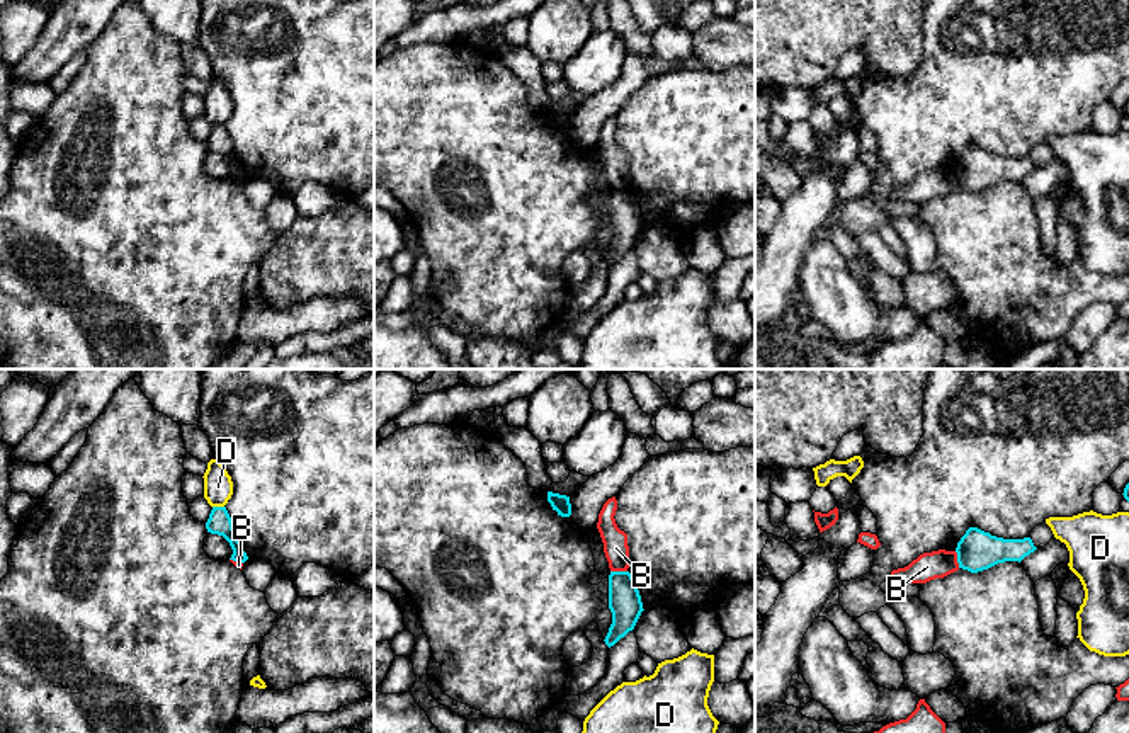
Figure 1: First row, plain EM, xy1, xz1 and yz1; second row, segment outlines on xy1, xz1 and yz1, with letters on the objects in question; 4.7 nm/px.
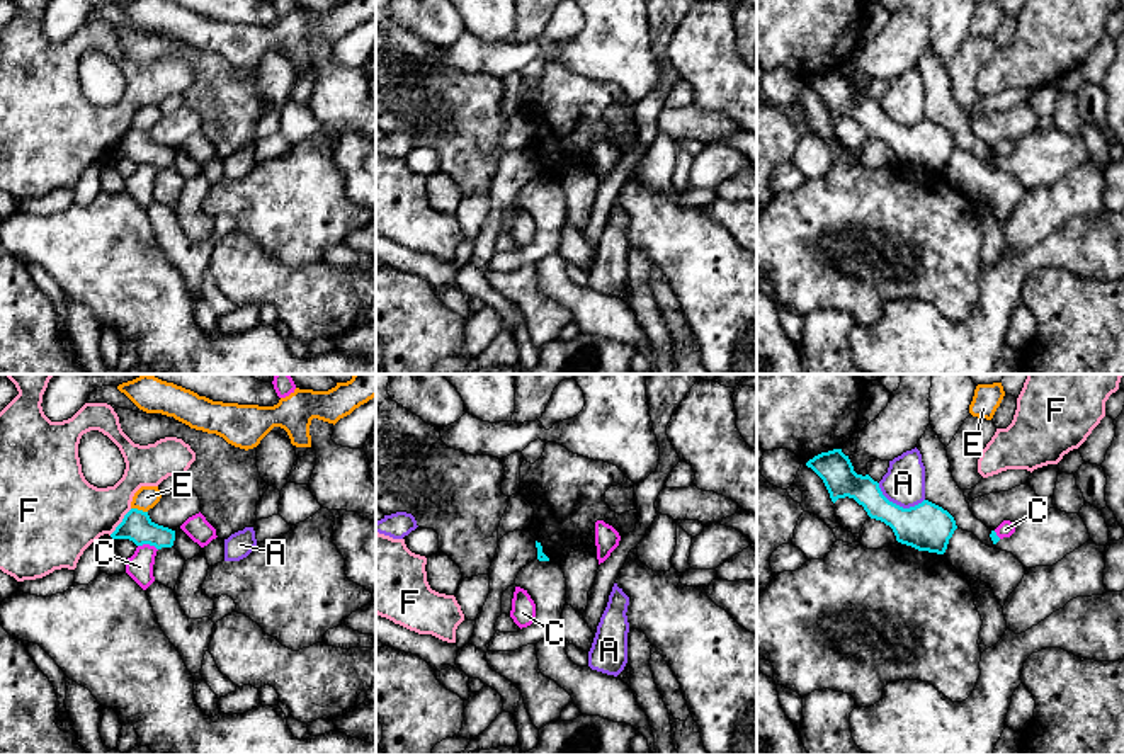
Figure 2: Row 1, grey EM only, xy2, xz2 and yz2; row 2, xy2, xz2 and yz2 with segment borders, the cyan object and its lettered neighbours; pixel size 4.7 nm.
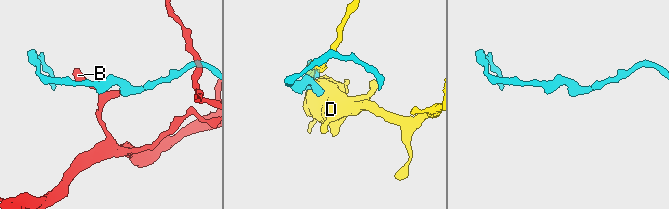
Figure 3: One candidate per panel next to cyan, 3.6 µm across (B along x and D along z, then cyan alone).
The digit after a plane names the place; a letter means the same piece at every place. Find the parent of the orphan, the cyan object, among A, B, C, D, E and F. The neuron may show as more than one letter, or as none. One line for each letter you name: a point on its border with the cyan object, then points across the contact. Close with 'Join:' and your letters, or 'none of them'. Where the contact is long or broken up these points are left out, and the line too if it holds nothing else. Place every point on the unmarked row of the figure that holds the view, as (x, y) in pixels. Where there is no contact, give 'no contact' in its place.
Join: none of them

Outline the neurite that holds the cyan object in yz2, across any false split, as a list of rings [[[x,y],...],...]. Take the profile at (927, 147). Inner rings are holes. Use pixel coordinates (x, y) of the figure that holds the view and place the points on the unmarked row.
[[[833,68],[821,71],[806,82],[825,102],[832,121],[838,117],[854,117],[864,126],[871,138],[889,145],[896,160],[918,170],[944,173],[957,148],[954,136],[942,126],[923,119],[922,122],[903,128],[889,121],[879,102],[869,94],[862,95],[842,71]]]

